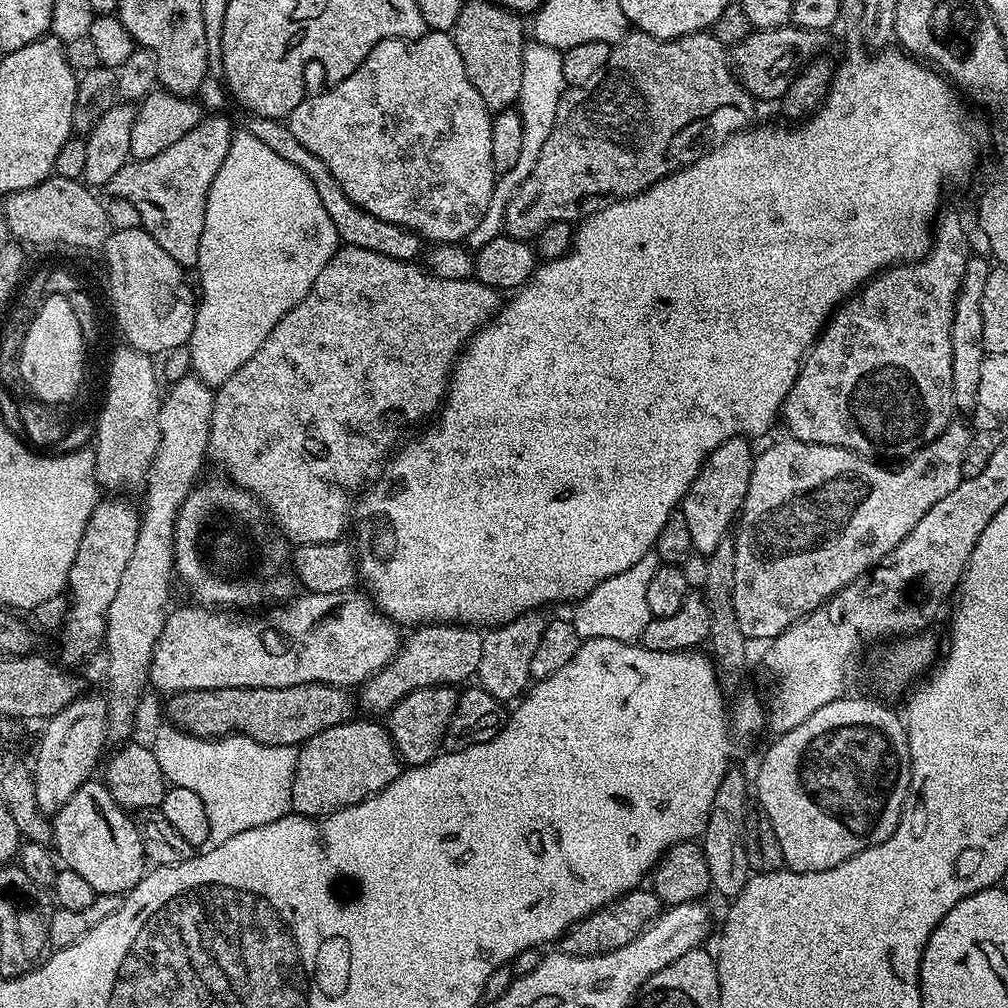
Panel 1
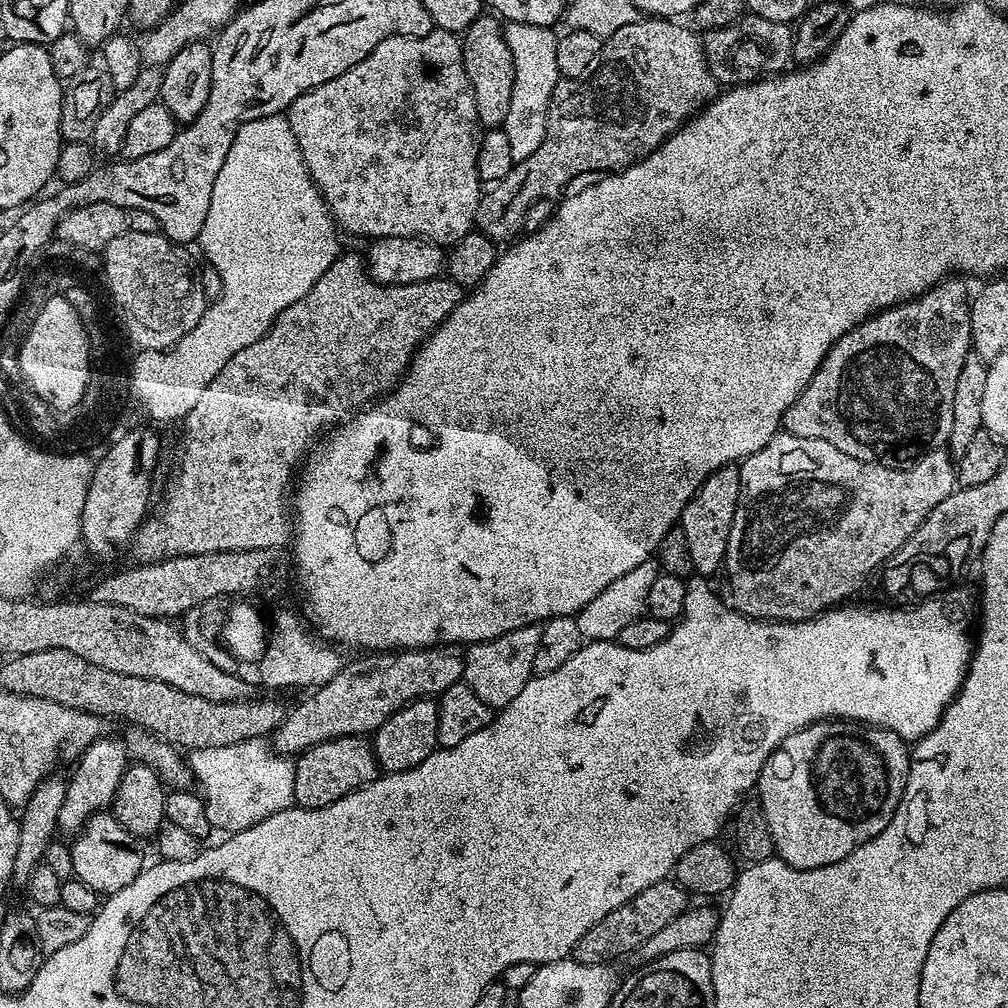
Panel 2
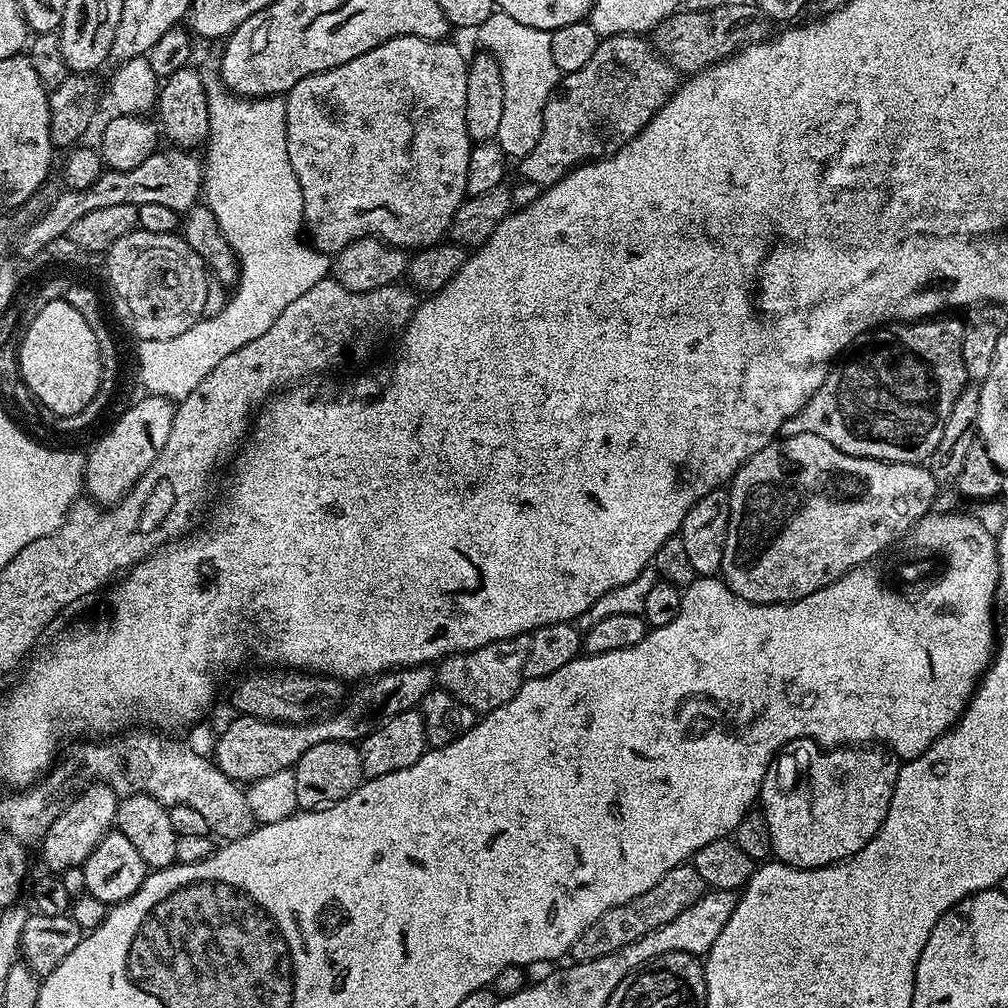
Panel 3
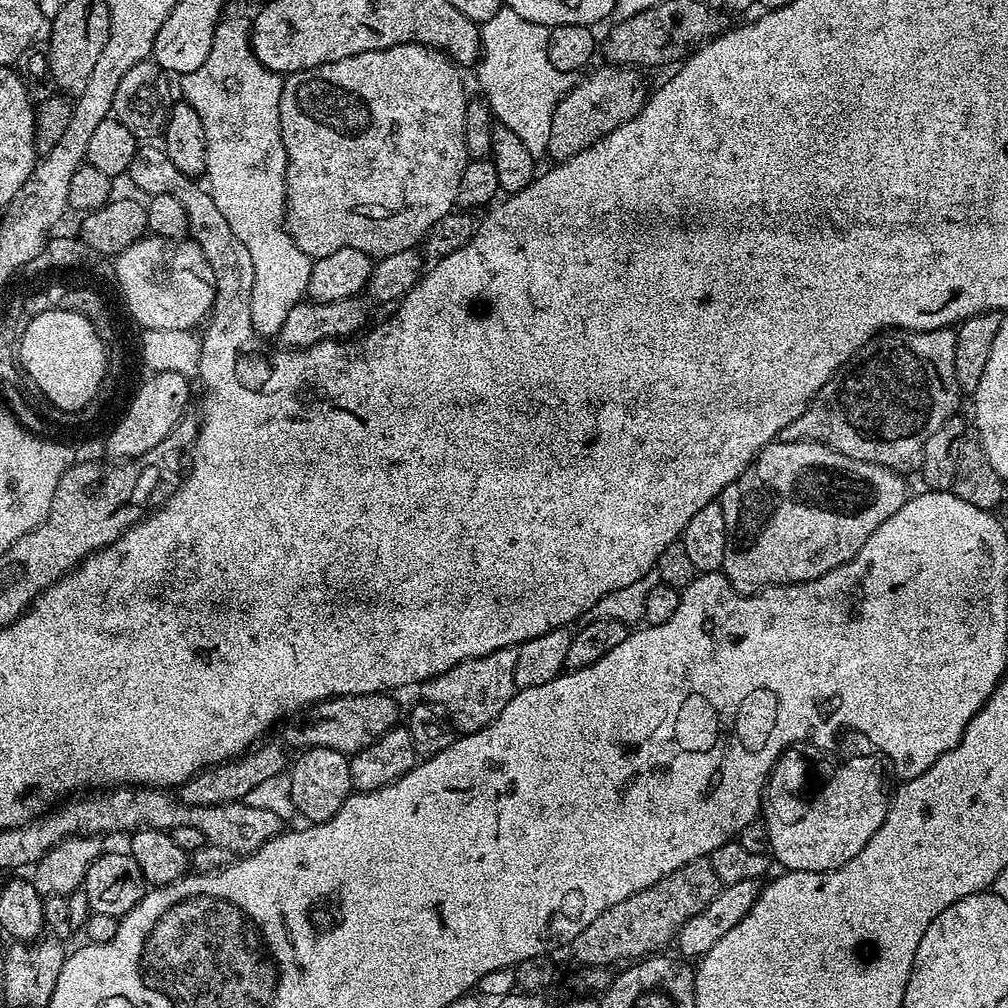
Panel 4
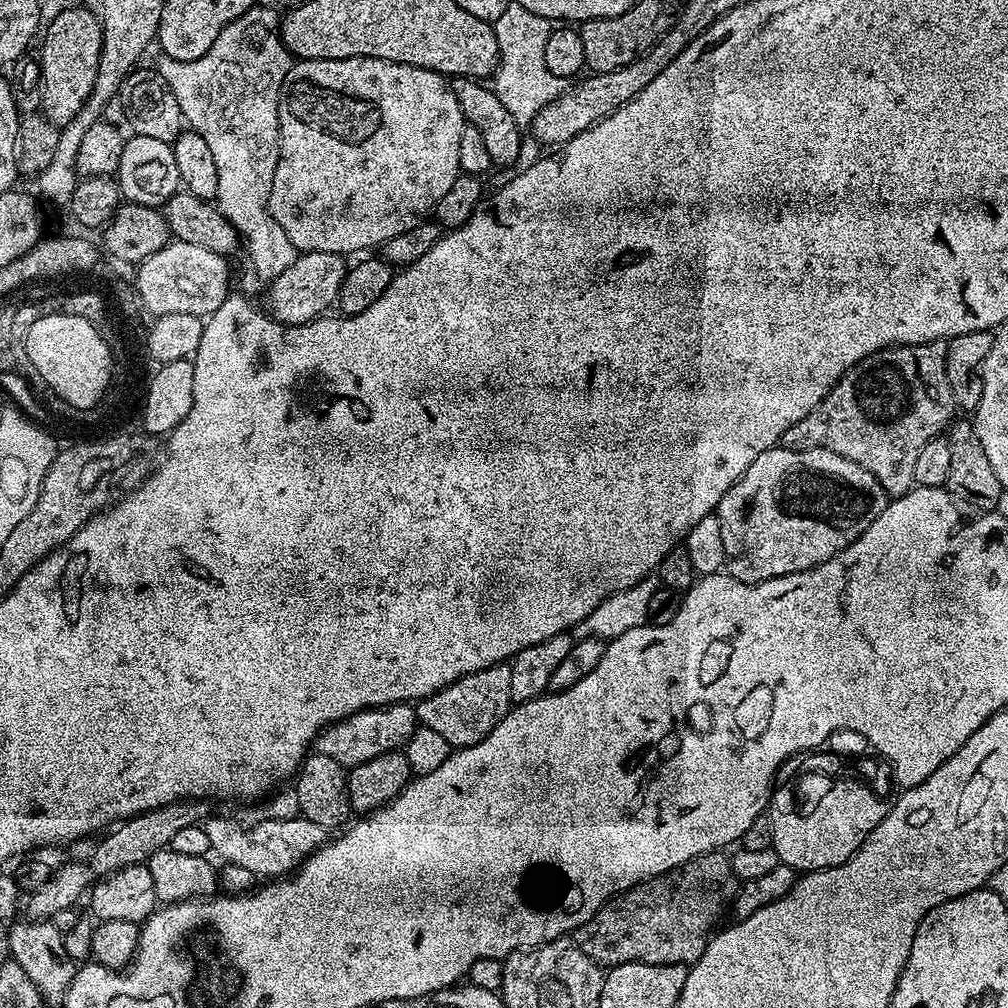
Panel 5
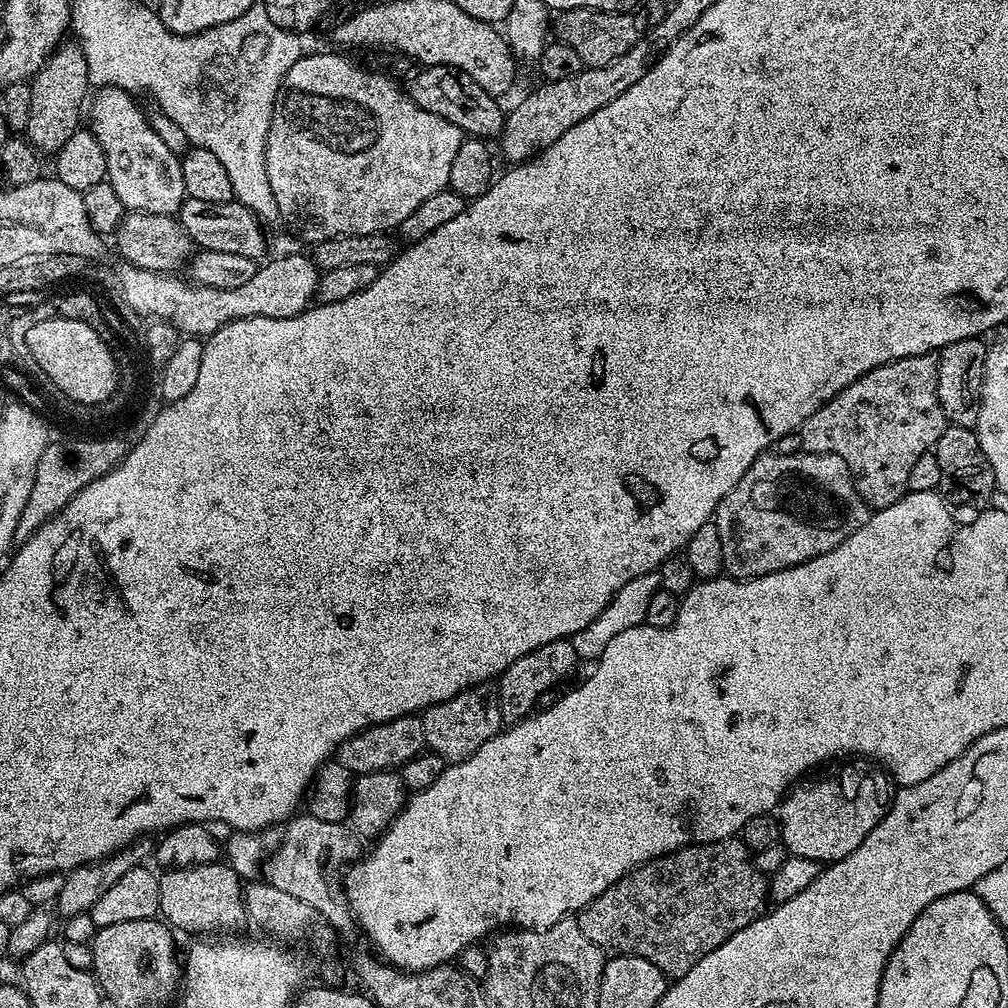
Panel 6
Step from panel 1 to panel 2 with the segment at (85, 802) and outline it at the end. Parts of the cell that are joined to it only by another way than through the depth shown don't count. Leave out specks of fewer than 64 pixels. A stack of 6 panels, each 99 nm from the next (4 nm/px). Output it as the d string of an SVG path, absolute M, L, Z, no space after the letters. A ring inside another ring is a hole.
M111 811L97 812L90 817L71 841L72 857L74 858L75 879L86 882L95 892L111 894L122 890L122 886L130 886L134 878L145 867L146 859L140 853L137 837L124 829Z

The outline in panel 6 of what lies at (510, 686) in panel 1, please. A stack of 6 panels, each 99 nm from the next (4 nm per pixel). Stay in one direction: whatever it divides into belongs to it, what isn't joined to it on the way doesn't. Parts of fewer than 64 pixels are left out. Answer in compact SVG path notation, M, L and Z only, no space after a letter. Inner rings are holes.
M492 682L475 684L446 702L438 702L424 709L420 721L422 730L426 730L427 747L437 752L448 764L457 764L470 758L478 746L490 742L490 738L501 731L500 689Z

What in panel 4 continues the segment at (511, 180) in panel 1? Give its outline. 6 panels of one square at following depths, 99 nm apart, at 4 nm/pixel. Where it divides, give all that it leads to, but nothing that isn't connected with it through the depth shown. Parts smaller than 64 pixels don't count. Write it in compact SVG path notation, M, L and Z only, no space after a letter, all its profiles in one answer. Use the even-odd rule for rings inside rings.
M502 7L494 18L480 25L480 59L474 71L480 79L483 99L488 101L492 115L498 121L499 127L508 128L526 146L531 156L540 158L547 153L550 142L550 126L554 118L554 110L562 97L572 89L573 77L567 72L558 70L550 62L548 53L549 28L538 22L530 22L514 14L514 10Z

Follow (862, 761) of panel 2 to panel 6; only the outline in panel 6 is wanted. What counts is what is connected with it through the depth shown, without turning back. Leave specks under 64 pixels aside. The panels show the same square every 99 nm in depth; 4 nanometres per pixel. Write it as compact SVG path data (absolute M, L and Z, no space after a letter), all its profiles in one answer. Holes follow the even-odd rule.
M876 768L872 772L856 772L856 776L840 776L840 780L816 788L816 791L785 795L778 808L781 841L790 856L821 862L846 858L858 850L866 834L878 826L884 817L880 808L887 808L884 800L892 800L893 795L890 780L880 780Z

